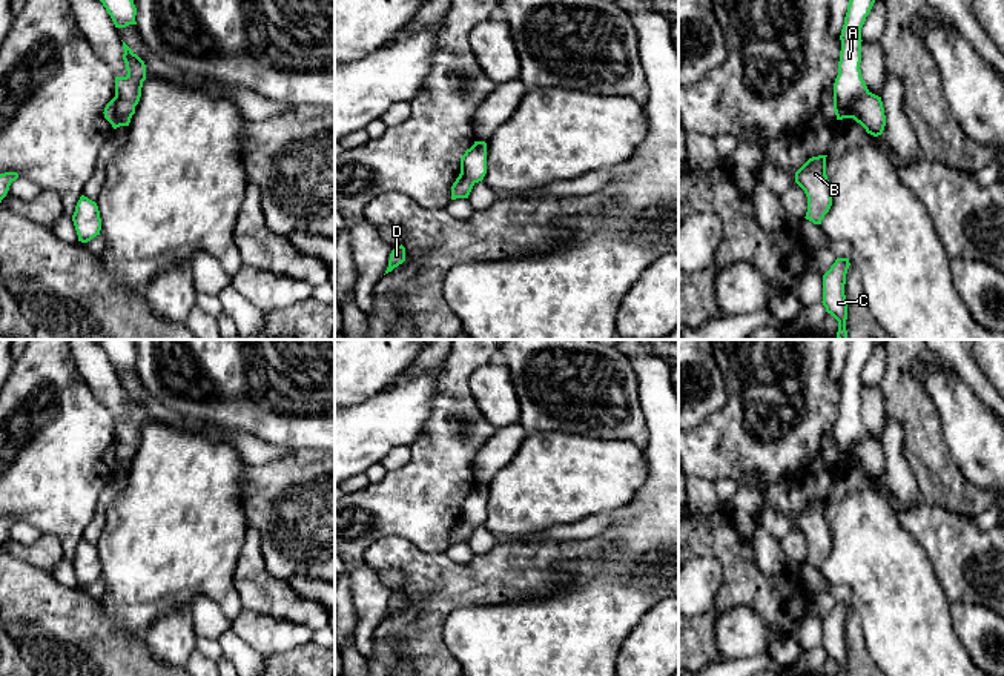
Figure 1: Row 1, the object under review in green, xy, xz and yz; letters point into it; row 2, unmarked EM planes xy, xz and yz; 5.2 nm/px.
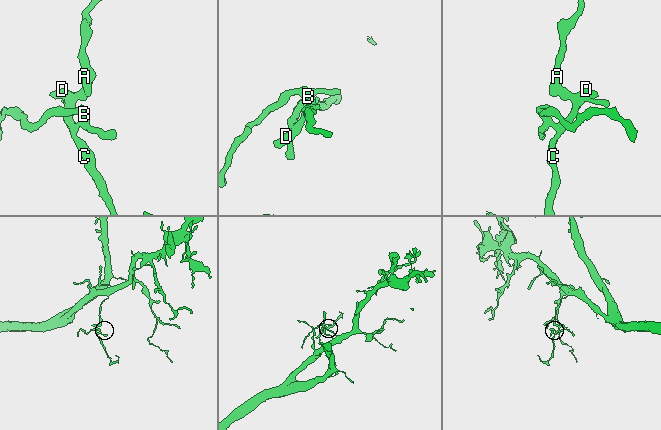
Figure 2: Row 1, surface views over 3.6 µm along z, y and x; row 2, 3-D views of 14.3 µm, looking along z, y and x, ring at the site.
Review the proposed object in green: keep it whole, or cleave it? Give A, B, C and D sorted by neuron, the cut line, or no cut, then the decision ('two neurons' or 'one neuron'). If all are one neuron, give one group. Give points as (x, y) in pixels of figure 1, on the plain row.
A / B C D; cut in yz along (868, 435), (852, 450), (849, 461); two neurons

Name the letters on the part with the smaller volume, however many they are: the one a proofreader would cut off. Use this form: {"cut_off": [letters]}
{"cut_off": ["B", "C", "D"]}

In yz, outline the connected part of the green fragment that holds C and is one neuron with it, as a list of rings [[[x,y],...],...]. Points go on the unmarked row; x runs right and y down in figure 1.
[[[837,602],[831,613],[823,619],[823,650],[838,665],[838,676],[846,674],[847,644],[844,639],[849,602]]]

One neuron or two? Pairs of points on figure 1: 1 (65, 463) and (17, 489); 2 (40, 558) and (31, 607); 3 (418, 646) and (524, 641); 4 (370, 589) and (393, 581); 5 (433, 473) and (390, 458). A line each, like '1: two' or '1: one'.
1: one
2: two
3: two
4: two
5: two

